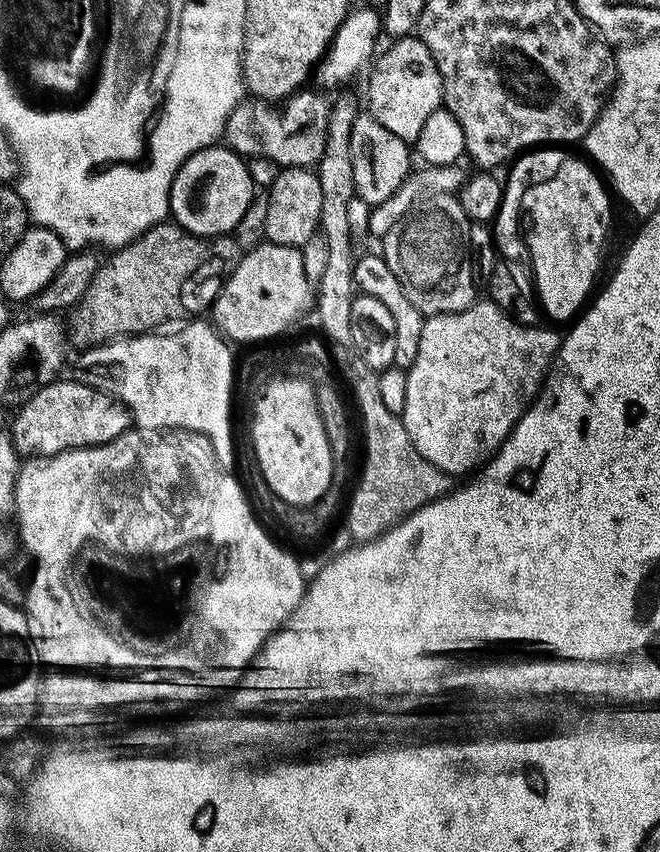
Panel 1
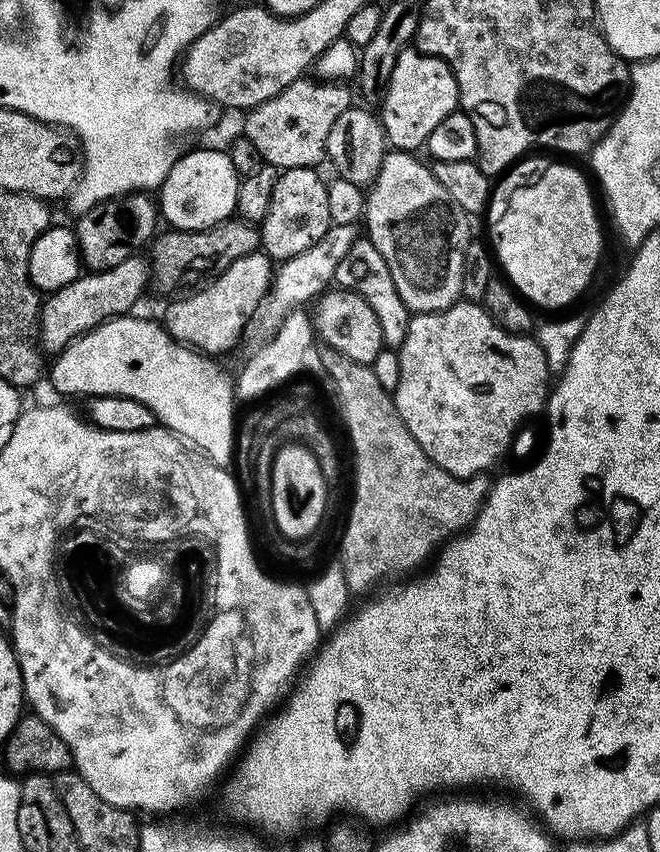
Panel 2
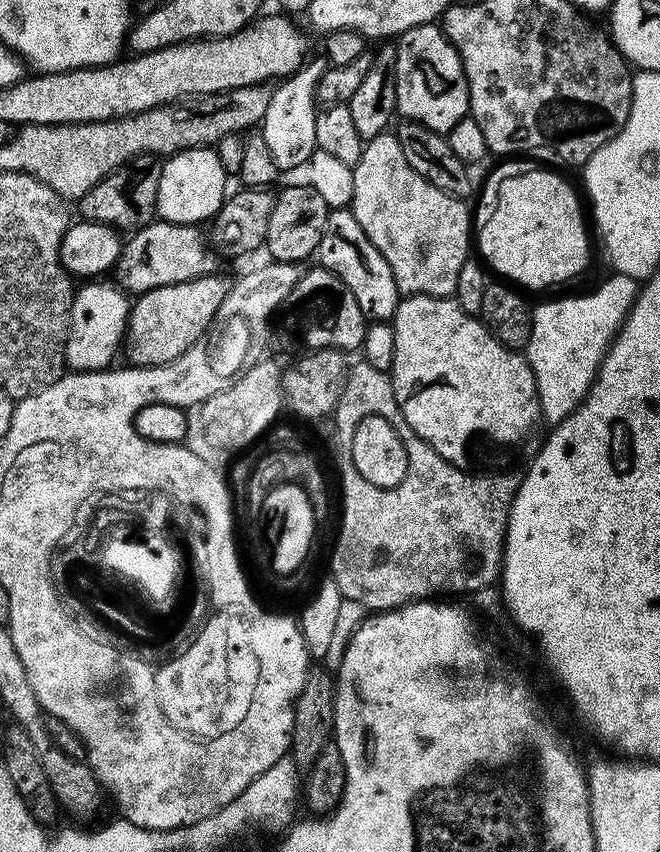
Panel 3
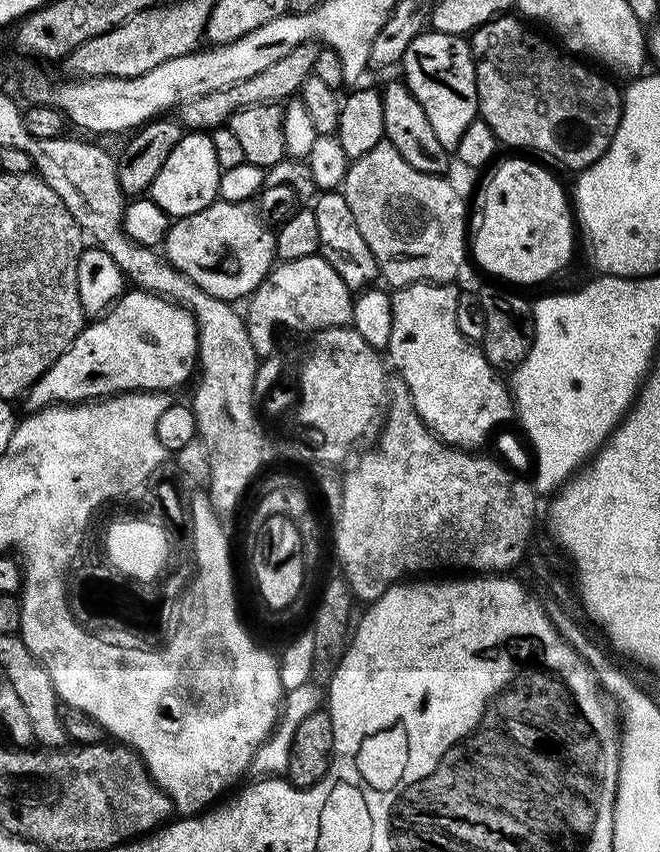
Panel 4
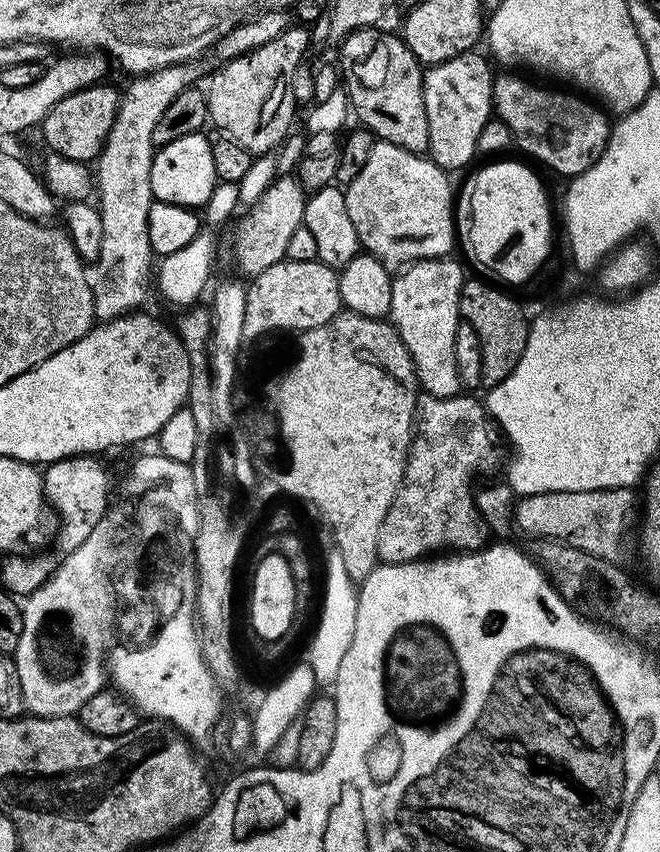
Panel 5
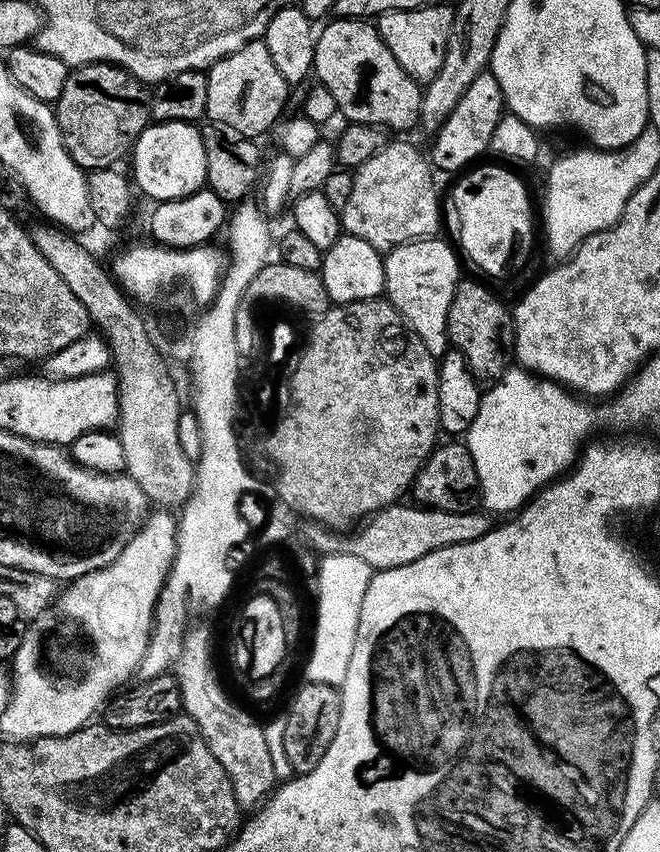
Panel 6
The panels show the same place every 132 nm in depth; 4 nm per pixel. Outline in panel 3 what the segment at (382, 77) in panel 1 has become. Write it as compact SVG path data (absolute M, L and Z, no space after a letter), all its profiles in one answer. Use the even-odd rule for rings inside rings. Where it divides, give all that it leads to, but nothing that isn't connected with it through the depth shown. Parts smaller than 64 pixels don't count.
M439 23L414 26L401 32L395 41L396 49L396 112L404 115L403 119L424 125L429 133L447 134L459 120L469 115L468 110L468 79L460 61L460 55L454 46L444 37L444 29Z

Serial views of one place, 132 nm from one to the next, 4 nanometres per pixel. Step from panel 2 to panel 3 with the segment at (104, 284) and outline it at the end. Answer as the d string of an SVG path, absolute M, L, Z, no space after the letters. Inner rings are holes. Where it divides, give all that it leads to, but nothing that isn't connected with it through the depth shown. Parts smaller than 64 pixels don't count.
M156 218L145 228L135 229L129 240L127 237L114 269L119 287L132 294L143 294L215 273L216 256L211 252L209 237L205 233L203 236L196 227L195 223L174 224L171 220Z

